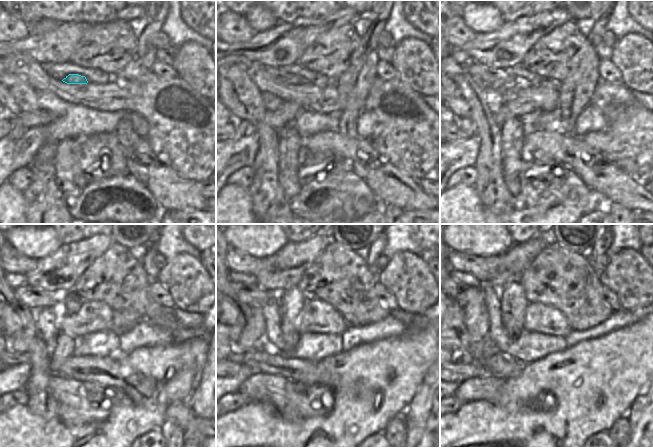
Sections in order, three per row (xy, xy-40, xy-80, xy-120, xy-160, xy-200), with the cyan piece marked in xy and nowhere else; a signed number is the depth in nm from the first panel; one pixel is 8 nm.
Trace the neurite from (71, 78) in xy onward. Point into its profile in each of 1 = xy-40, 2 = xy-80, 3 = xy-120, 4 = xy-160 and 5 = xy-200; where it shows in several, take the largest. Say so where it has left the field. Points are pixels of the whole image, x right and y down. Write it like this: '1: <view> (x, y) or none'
1: xy-40 (290, 79)
2: xy-80 (484, 75)
3: xy-120 (34, 298)
4: xy-160 (254, 296)
5: xy-200 (460, 289)

